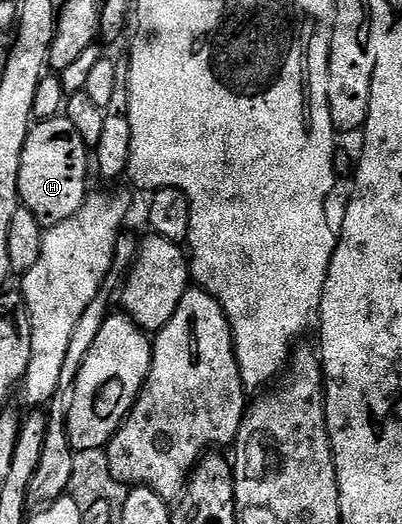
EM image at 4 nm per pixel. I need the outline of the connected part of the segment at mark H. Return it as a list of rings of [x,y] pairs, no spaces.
[[[62,114],[50,120],[39,120],[34,123],[27,134],[27,146],[23,146],[23,166],[19,166],[19,194],[24,208],[31,210],[35,218],[46,229],[59,222],[67,222],[79,206],[83,206],[89,184],[89,168],[91,172],[91,152],[79,138],[79,130],[71,126],[69,117]]]

